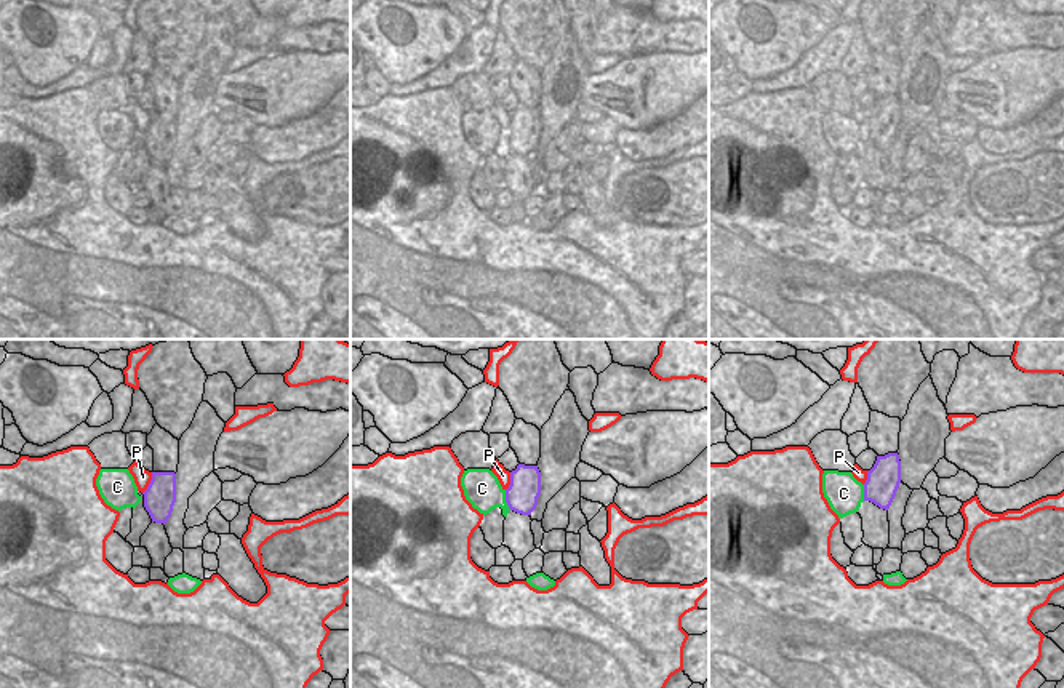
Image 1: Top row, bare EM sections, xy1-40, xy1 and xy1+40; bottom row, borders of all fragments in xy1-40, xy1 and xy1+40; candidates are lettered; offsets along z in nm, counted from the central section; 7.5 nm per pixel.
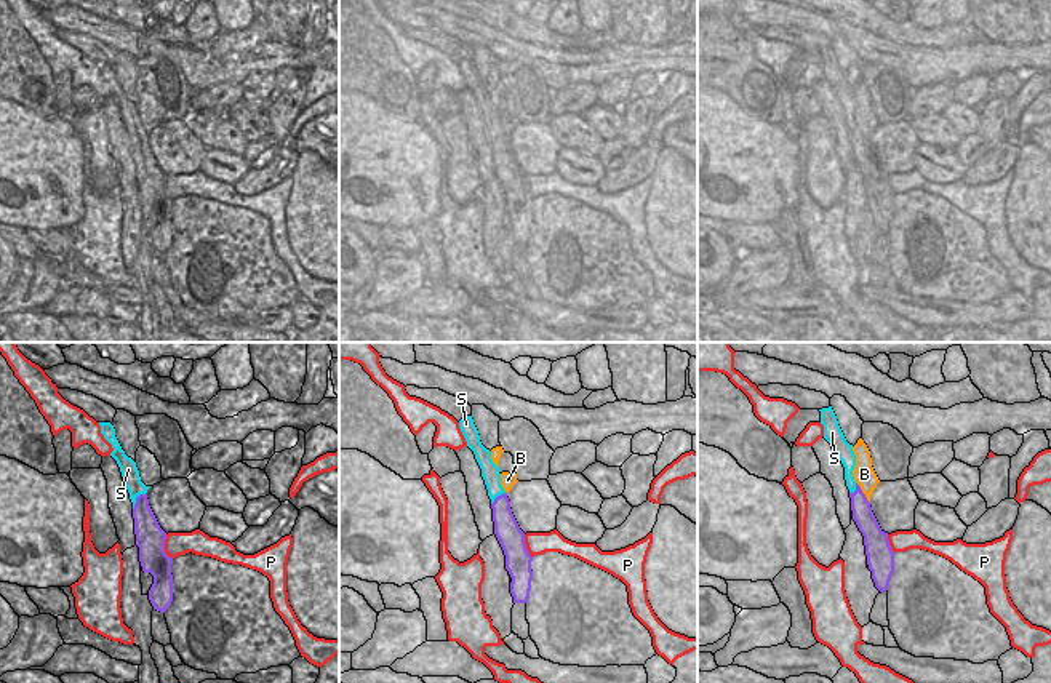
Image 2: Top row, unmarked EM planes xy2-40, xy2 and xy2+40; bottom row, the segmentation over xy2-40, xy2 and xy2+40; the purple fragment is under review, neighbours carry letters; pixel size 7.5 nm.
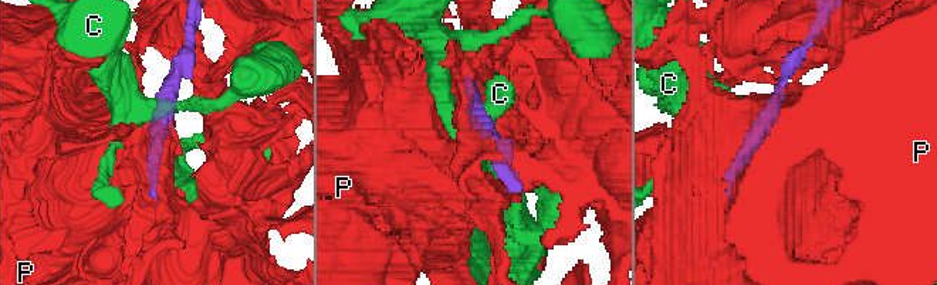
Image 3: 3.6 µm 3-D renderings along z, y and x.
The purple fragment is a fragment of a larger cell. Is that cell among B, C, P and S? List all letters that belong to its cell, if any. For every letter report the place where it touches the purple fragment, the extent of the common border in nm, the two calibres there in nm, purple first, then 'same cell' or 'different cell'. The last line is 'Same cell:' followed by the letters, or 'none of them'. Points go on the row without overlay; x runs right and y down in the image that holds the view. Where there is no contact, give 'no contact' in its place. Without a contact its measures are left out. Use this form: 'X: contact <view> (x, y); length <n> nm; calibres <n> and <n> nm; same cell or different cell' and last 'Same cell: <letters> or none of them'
B: contact xy2+40 (863, 135); length 200 nm; calibres 150 and 160 nm; same cell
C: contact xy1 (506, 141); length 160 nm; calibres 240 and 280 nm; different cell
P: contact xy2-40 (163, 189); length 200 nm; calibres 220 and 170 nm; different cell
S: contact xy2-40 (136, 141); length 180 nm; calibres 190 and 130 nm; different cell
Same cell: B

